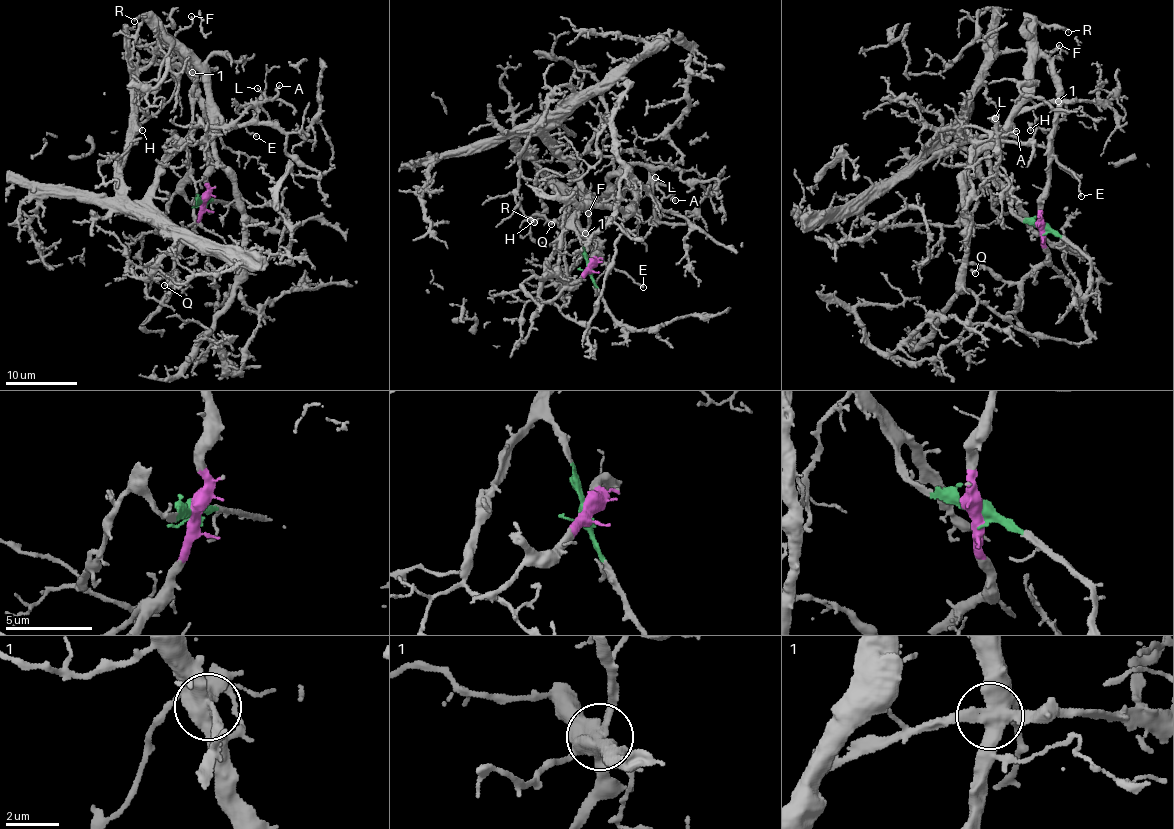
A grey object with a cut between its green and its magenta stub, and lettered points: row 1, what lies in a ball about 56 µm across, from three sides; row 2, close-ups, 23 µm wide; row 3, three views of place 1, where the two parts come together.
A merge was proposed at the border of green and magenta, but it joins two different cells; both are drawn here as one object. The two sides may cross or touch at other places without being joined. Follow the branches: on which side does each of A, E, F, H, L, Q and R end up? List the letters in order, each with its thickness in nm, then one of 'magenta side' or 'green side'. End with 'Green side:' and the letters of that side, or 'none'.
A: 170 nm thick; green side
E: 140 nm thick; magenta side
F: 150 nm thick; magenta side
H: 220 nm thick; magenta side
L: 120 nm thick; green side
Q: 240 nm thick; magenta side
R: 180 nm thick; magenta side
Green side: A, L

